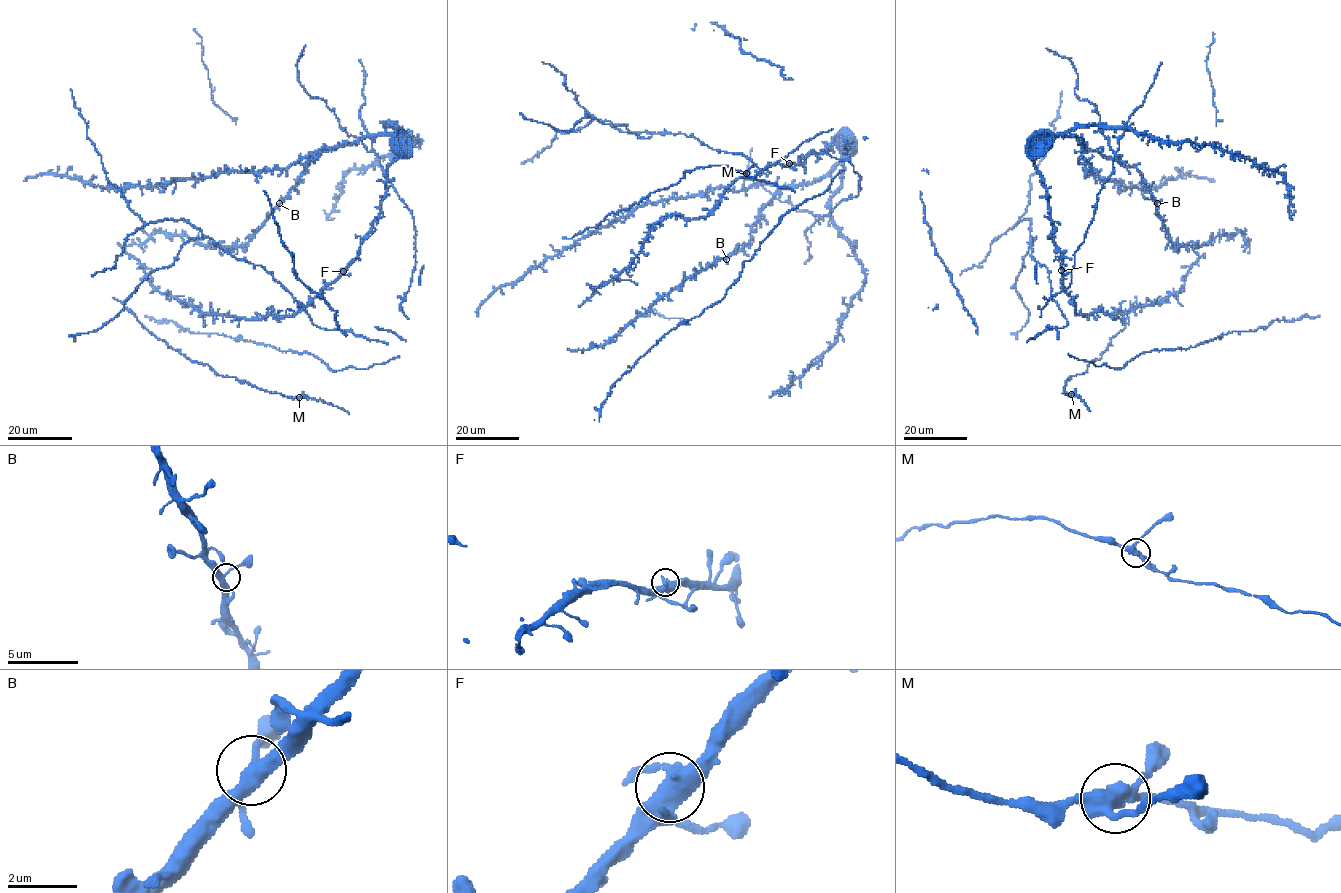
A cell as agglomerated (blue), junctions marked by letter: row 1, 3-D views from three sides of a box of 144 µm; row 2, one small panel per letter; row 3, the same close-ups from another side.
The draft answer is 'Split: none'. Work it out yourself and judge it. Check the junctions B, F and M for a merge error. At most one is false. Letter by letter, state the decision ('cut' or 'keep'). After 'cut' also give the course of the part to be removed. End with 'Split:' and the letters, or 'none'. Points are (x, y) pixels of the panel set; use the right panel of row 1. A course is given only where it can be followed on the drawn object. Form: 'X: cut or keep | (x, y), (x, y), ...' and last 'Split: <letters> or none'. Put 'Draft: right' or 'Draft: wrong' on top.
Draft: right
B: keep
F: keep
M: keep
Split: none

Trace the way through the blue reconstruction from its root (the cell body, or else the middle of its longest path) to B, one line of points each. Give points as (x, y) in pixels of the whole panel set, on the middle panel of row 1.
B: (789, 165), (842, 137), (841, 159), (809, 183), (780, 189), (750, 240), (726, 259)

